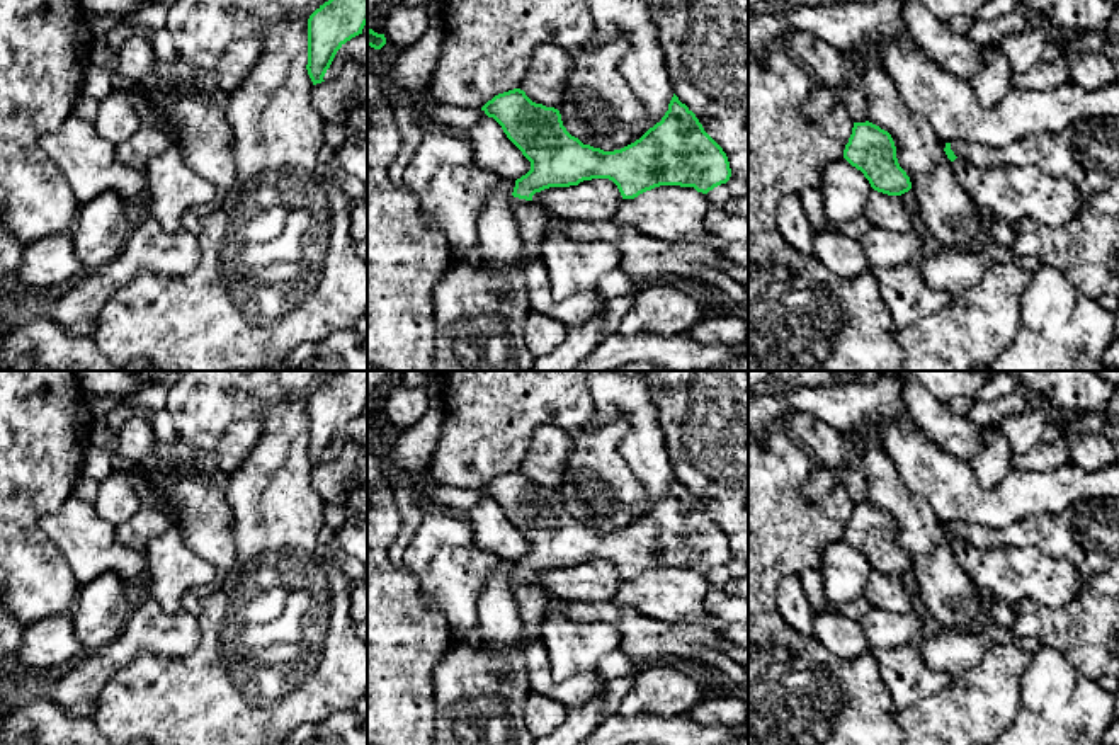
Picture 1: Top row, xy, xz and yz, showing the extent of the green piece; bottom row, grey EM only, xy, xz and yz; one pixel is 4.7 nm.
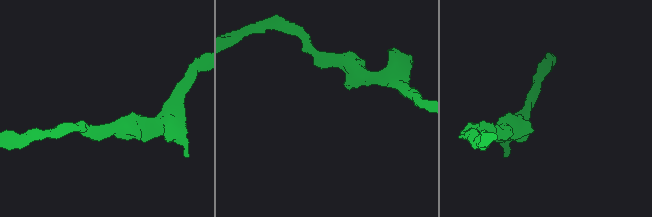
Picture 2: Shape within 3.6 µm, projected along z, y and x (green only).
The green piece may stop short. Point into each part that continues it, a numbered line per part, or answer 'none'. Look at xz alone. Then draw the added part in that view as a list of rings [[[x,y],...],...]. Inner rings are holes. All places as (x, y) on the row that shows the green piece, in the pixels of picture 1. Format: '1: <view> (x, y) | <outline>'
1: xz (480, 315) | [[[514,196],[510,208],[522,236],[517,262],[505,272],[493,274],[485,259],[478,265],[454,260],[435,289],[434,371],[532,371],[536,355],[524,342],[524,320],[531,311],[525,264],[539,257],[549,213],[532,201]]]

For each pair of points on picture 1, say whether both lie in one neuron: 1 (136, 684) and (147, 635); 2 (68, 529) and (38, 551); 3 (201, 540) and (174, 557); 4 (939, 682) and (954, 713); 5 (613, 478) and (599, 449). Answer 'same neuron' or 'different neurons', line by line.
1: different neurons
2: different neurons
3: different neurons
4: different neurons
5: same neuron

